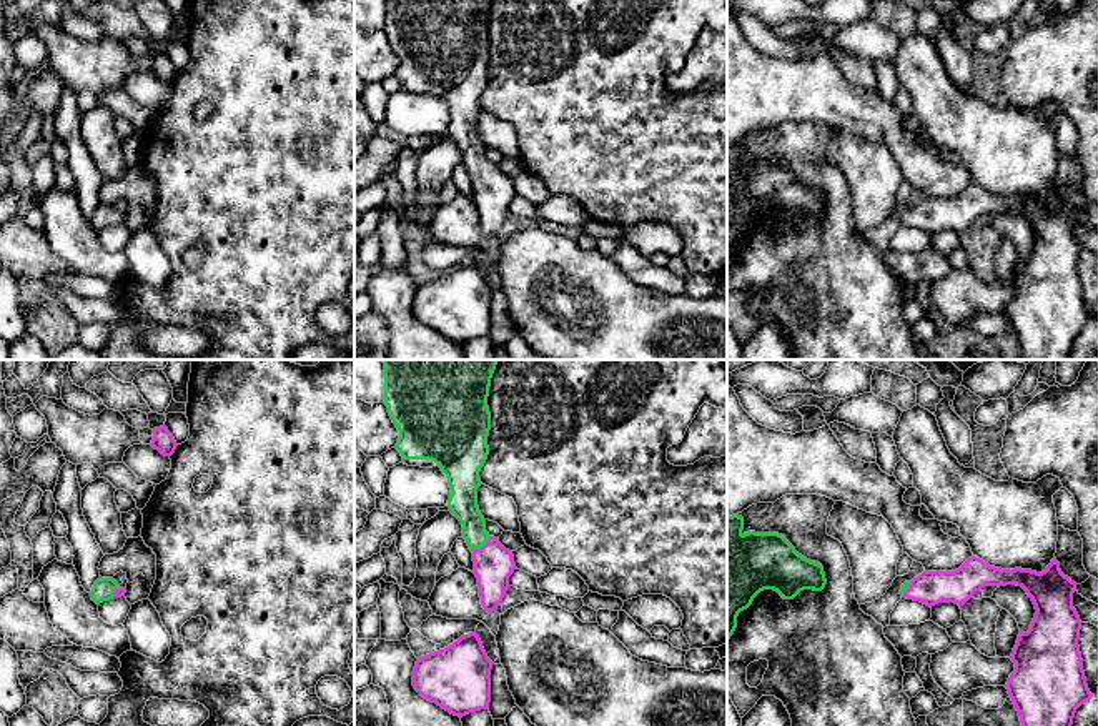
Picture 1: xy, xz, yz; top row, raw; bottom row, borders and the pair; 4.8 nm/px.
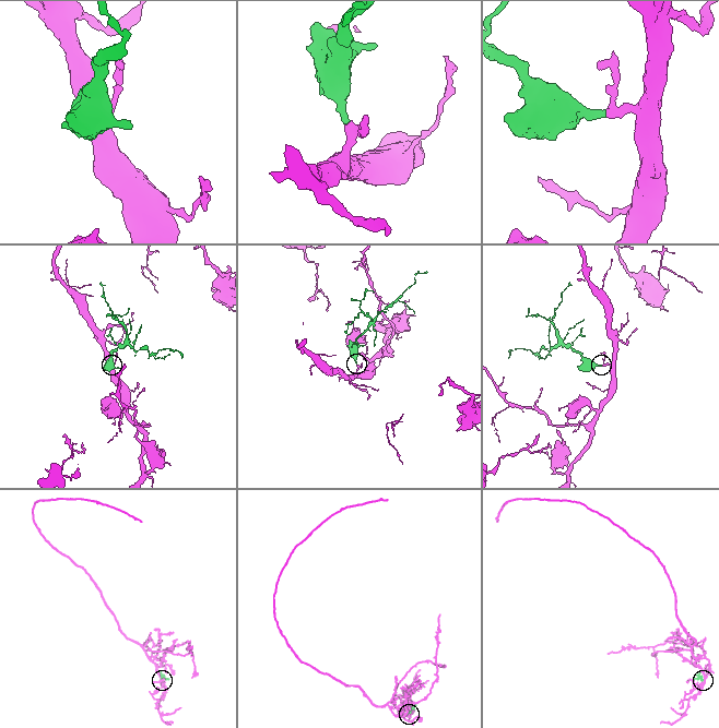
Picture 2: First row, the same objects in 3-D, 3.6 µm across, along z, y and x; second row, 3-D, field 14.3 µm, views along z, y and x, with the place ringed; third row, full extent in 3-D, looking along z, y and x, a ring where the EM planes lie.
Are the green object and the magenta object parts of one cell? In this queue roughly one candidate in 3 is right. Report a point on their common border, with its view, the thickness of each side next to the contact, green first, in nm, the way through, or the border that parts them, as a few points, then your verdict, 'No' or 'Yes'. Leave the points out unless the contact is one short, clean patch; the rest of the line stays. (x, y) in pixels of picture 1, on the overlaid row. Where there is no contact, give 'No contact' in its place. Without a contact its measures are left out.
Touches green at xz (481, 546). Thickness 140 nm (green) against 190 nm. Path across: xz (463, 502), (481, 546), (493, 563). Yes

